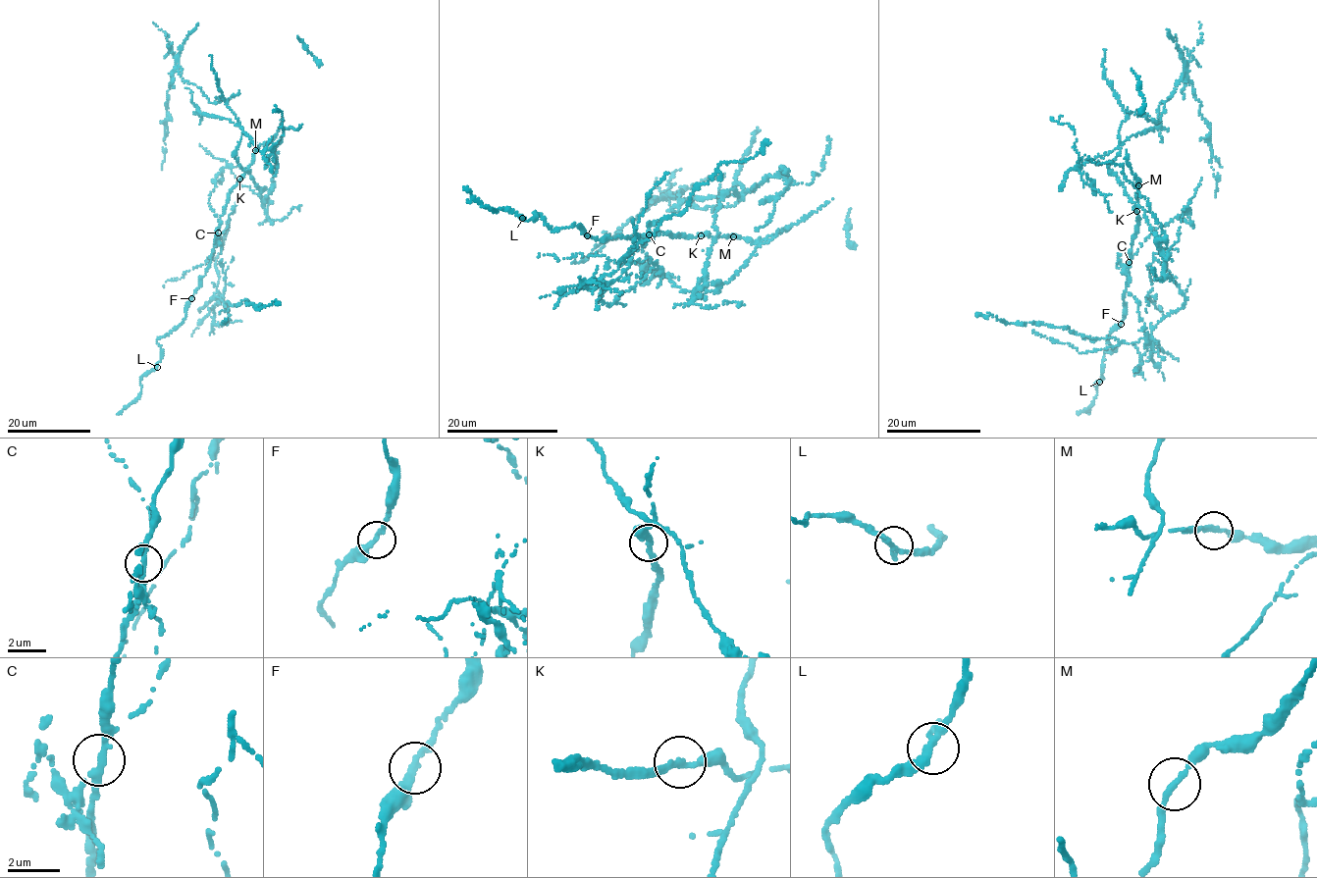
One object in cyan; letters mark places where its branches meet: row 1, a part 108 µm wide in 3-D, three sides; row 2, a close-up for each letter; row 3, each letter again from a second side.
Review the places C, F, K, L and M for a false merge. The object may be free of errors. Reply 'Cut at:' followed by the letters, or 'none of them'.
Cut at: C

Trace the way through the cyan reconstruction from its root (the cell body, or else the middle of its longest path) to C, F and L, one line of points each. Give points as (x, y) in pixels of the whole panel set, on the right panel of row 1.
C: (1136, 232), (1130, 262)
F: (1136, 232), (1132, 247), (1127, 289), (1123, 297), (1126, 314), (1121, 324)
L: (1136, 232), (1123, 297), (1126, 314), (1107, 339), (1116, 349), (1105, 352), (1099, 382)

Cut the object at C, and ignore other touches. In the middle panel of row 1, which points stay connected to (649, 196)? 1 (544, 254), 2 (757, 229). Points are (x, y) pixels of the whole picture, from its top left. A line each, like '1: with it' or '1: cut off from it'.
1: with it
2: with it

